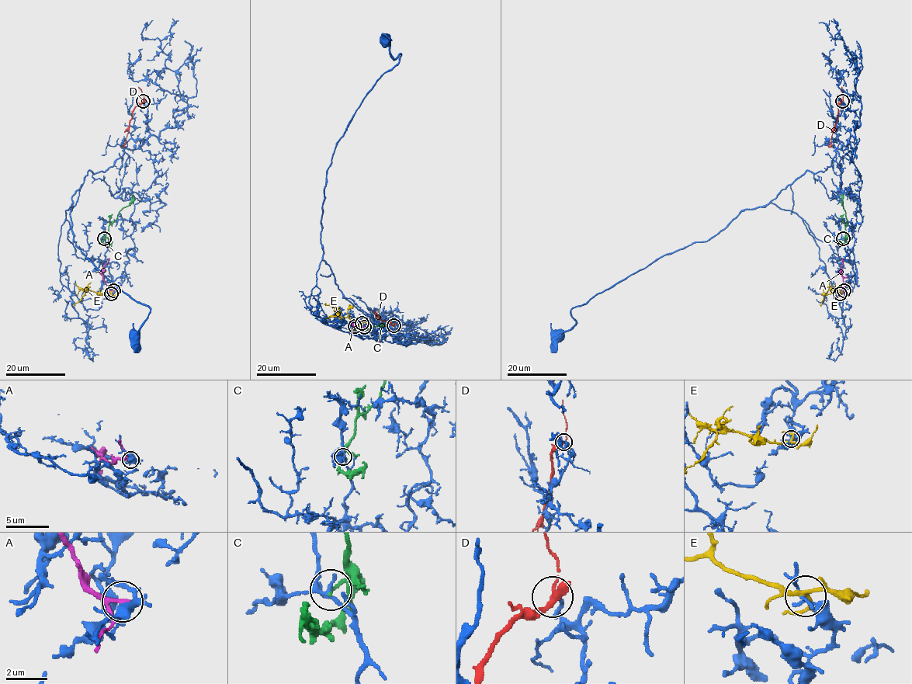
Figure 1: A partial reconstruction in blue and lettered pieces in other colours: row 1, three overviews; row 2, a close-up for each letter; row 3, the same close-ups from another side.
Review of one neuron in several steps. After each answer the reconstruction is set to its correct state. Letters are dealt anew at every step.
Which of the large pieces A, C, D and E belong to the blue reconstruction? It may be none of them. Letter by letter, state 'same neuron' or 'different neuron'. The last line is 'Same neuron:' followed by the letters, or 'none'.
A: different neuron
C: different neuron
D: different neuron
E: different neuron
Same neuron: none

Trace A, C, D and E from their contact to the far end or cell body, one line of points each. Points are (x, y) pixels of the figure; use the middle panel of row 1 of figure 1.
A: (364, 326), (356, 328), (353, 324), (358, 325)
C: (355, 326), (355, 328), (366, 330), (383, 324)
D: (393, 325), (383, 321), (376, 314)
E: (362, 323), (341, 317), (333, 307), (324, 304)

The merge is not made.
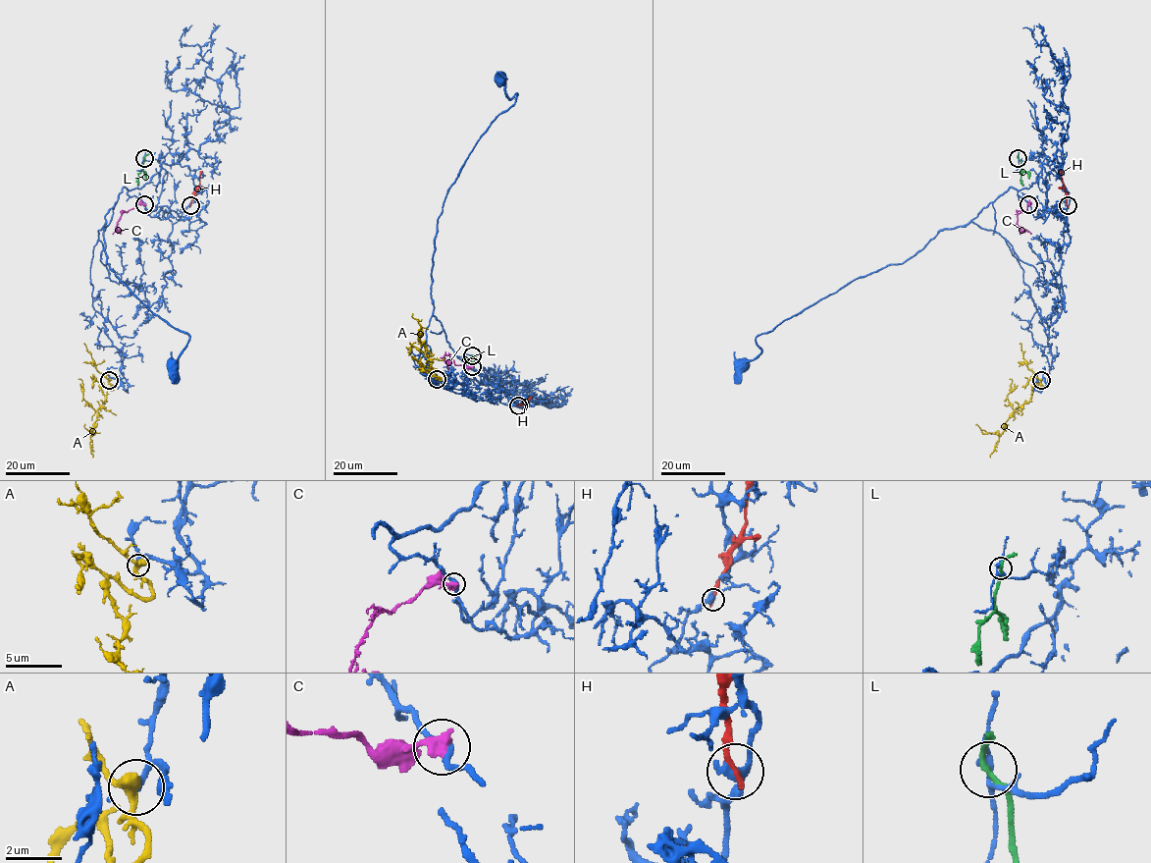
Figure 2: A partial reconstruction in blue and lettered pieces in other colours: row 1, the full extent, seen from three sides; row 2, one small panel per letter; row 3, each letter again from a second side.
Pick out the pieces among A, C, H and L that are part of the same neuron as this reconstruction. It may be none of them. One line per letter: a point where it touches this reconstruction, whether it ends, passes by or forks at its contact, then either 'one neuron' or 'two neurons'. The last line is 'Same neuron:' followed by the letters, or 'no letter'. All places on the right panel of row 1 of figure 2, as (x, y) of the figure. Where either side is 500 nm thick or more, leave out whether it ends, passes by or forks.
A: (1041, 380) | it passes by | one neuron
C: (1028, 204) | it ends | two neurons
H: (1068, 205) | it ends | two neurons
L: (1018, 158) | it passes by | two neurons
Same neuron: A

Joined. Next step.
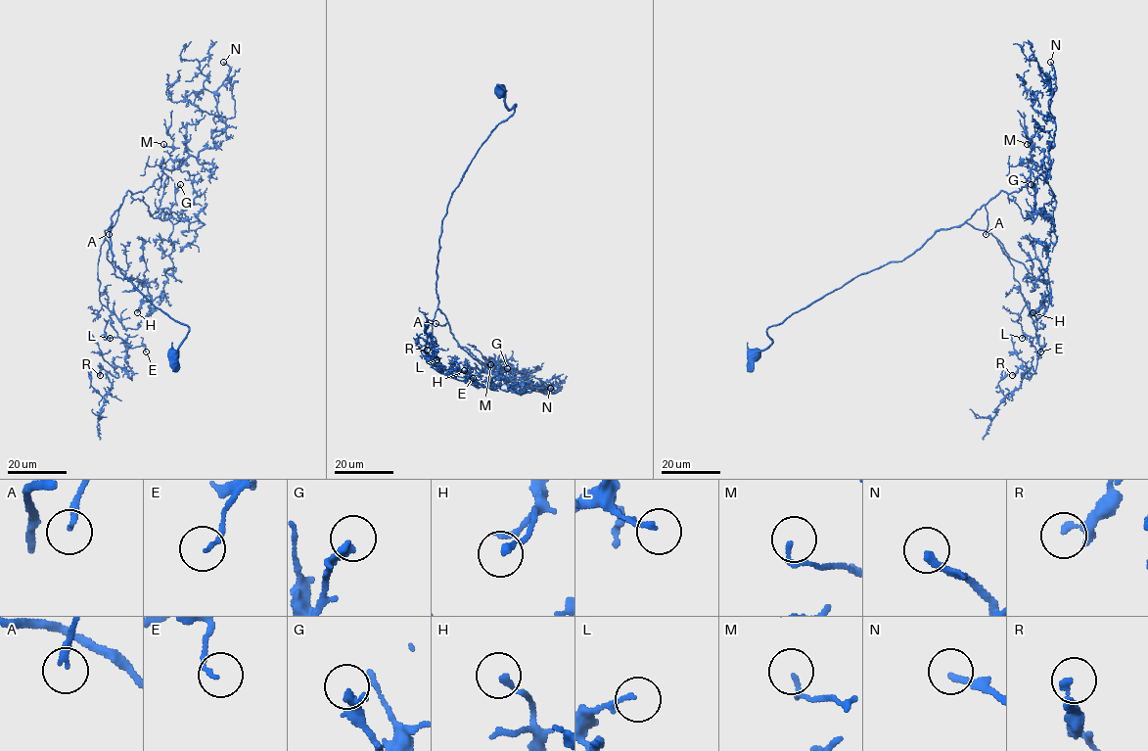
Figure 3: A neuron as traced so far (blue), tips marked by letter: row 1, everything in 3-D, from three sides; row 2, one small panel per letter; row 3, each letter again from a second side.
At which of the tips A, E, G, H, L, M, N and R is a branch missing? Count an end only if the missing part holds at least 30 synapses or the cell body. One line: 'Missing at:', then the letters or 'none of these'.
Missing at: G, N

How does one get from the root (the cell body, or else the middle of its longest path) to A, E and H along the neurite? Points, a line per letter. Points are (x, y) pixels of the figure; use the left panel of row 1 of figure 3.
A: (173, 354), (188, 327), (158, 308), (113, 261), (110, 227), (112, 215), (120, 205), (109, 234)
E: (173, 354), (188, 327), (120, 272), (111, 250), (112, 222), (101, 246), (100, 301), (117, 335), (146, 352)
H: (173, 354), (188, 327), (120, 272), (111, 250), (112, 222), (105, 239), (114, 273), (149, 284), (137, 312)

